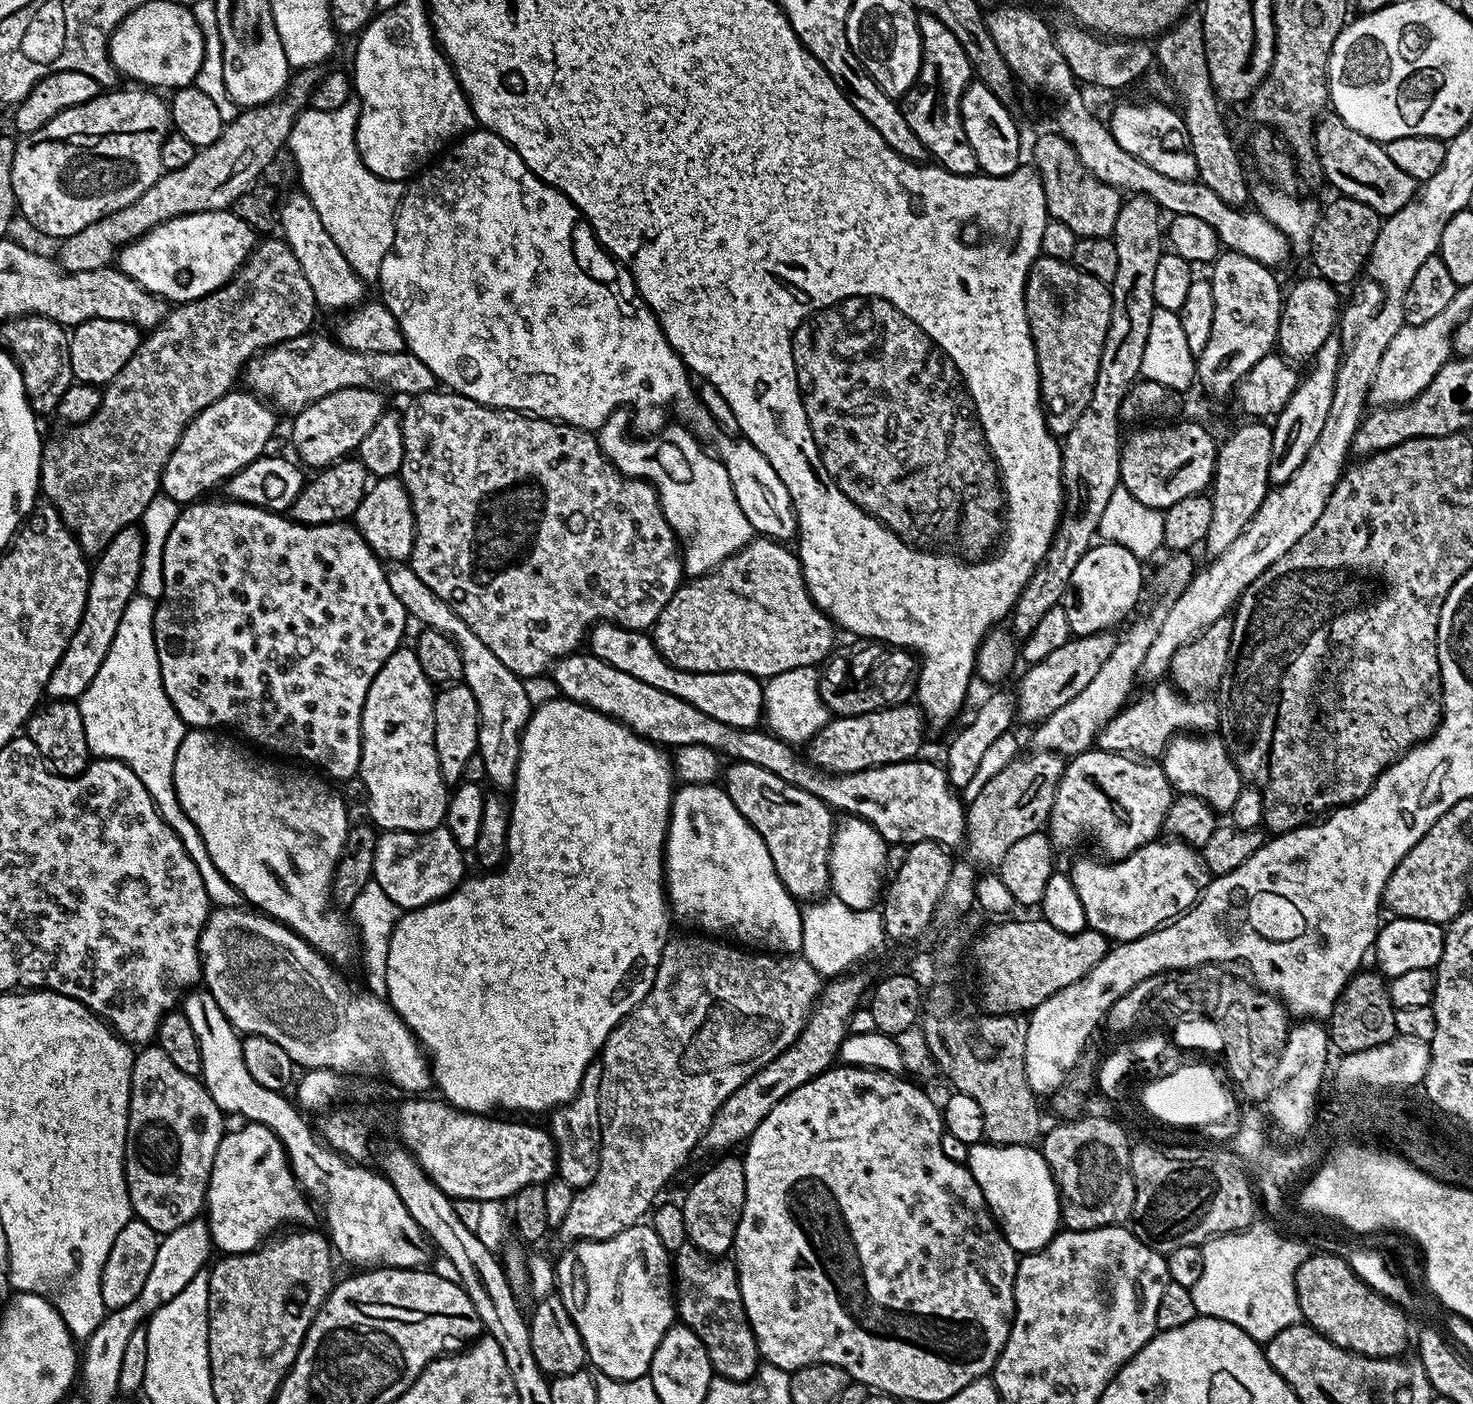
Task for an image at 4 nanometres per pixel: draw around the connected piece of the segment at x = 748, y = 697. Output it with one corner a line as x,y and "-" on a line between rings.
597,623
587,633
586,648
599,660
618,666
618,670
626,670
626,674
638,678
638,682
658,686
658,690
666,690
690,702
690,706
698,706
702,714
710,714
710,718
718,718
718,722
726,722
735,728
755,728
761,723
764,689
755,676
745,672
683,672
662,658
647,631
635,632
617,624

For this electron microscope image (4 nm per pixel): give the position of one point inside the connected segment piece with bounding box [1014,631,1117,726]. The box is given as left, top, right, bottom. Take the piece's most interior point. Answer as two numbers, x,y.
1046,686

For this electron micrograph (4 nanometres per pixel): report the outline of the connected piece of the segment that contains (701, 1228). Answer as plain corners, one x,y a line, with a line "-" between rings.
732,1154
721,1157
709,1172
704,1172
687,1190
680,1205
684,1214
687,1239
698,1250
716,1258
733,1247
738,1222
741,1220
742,1206
745,1205
744,1163

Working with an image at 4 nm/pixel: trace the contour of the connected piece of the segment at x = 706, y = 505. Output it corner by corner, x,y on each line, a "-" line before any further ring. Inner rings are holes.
624,410
612,412
608,421
598,430
604,457
624,476
633,476
653,484
666,522
670,522
682,541
683,559
688,562
696,560
697,573
703,574
715,568
727,556
734,555
754,539
750,518
746,518
746,514
742,514
742,506
738,506
726,466
683,424
672,422
661,428
657,444
652,438
631,440
628,432
629,413

